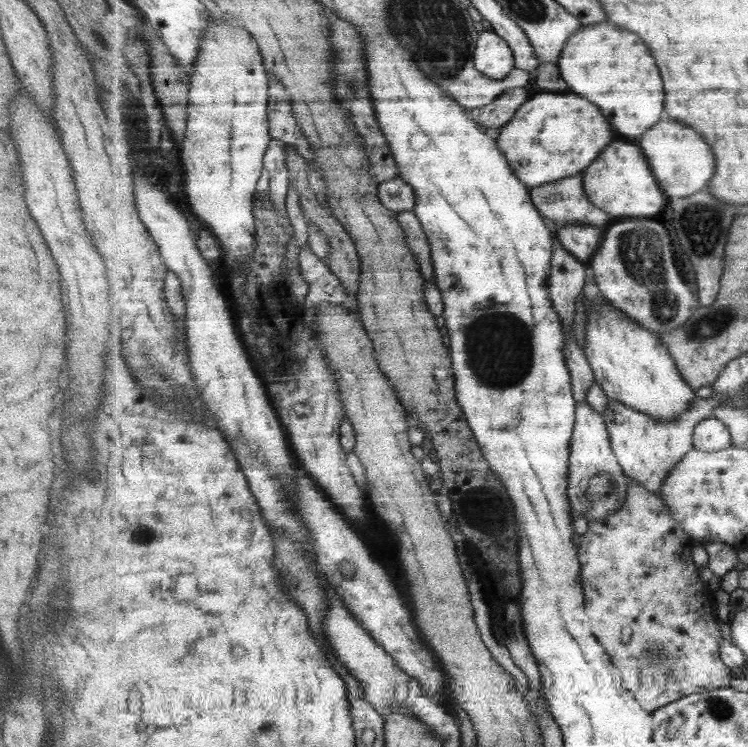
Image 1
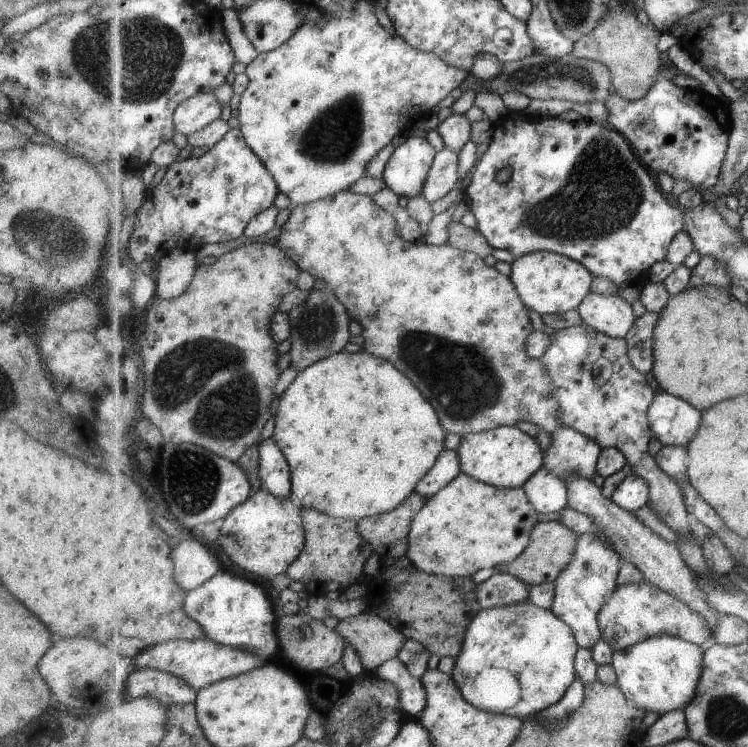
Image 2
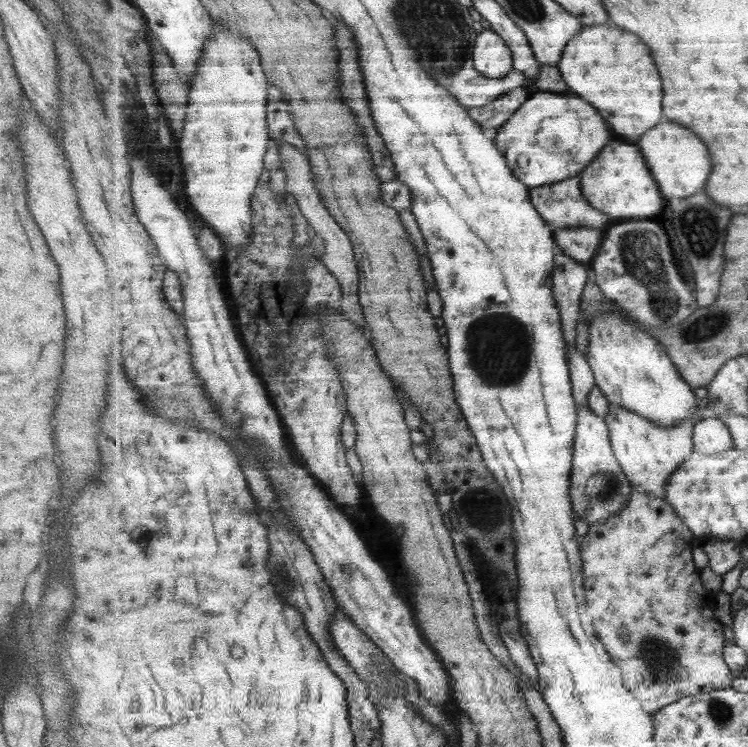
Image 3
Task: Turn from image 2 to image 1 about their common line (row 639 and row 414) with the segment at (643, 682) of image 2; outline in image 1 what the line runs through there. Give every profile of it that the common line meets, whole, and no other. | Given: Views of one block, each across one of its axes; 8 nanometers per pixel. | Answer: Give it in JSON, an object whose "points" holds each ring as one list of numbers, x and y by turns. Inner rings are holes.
{"points":[[606,300,600,302,592,312,586,315,586,343,583,350,593,367,597,383,603,387,609,400,622,402,623,405,637,409,654,420,672,422,682,418,683,413,687,413,687,409,695,405,697,394,691,388,690,383,683,378,679,367,671,357,669,348,659,338,659,334,650,332,638,322,627,317,620,309,606,302]]}

